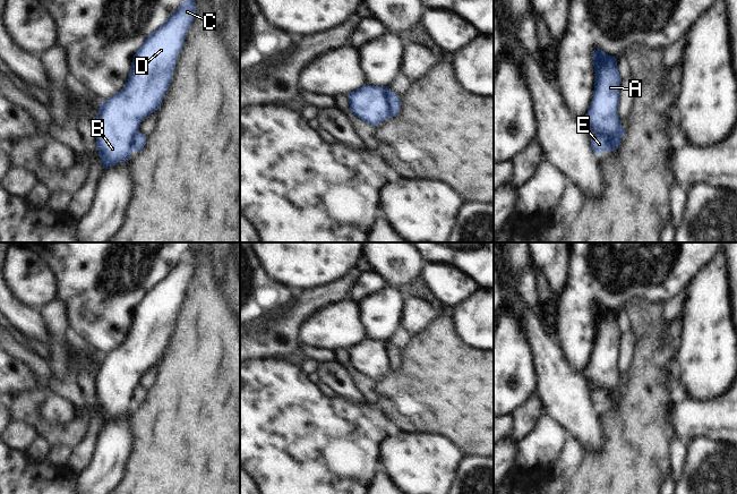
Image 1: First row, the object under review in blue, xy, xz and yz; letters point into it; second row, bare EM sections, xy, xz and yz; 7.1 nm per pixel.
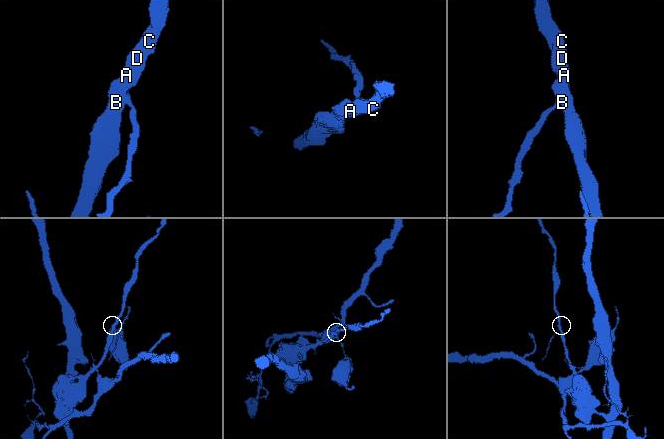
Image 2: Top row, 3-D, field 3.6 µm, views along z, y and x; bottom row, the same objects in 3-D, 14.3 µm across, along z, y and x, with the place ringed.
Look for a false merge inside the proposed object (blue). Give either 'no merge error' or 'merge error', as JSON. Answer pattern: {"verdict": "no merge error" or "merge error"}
{"verdict": "merge error"}

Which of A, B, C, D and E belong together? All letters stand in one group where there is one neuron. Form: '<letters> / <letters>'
A B C D / E

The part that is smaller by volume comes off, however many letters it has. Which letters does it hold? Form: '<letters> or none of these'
E.

